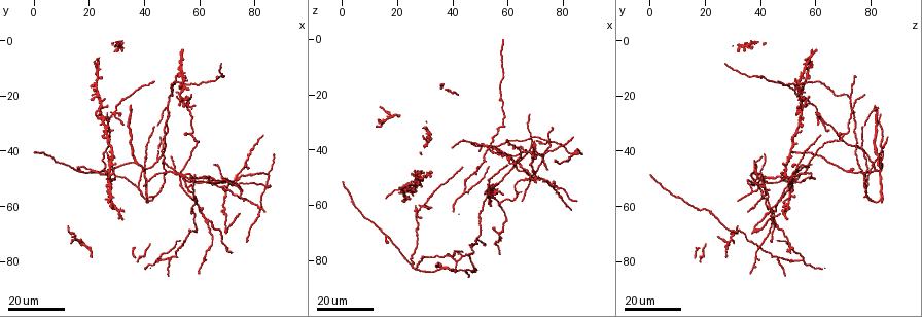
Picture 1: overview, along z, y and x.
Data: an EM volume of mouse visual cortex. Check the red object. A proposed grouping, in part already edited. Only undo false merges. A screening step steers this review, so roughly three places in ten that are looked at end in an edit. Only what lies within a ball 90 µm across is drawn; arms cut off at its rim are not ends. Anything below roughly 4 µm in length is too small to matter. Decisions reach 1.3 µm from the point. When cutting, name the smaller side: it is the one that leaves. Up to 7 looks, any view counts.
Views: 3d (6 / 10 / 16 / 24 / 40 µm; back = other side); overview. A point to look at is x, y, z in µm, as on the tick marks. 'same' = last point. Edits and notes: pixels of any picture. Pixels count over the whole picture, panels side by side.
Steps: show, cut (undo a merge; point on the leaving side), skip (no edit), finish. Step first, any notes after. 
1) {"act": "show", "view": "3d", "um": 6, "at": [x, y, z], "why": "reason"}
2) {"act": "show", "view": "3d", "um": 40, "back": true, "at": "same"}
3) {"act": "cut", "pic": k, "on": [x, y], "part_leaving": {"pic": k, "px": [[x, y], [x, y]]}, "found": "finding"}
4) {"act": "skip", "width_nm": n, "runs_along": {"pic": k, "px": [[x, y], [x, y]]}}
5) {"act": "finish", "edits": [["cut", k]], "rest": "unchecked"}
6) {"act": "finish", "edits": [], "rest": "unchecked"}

{"act": "show", "view": "3d", "um": 24, "at": [28, 59, 50], "why": "arms part here"}

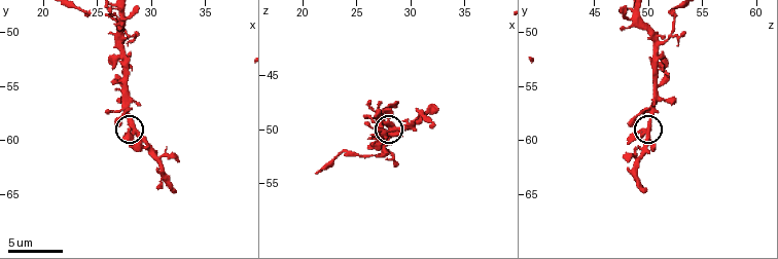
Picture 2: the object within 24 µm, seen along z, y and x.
{"act": "show", "view": "3d", "um": 10, "at": [28.6, 59.2, 49.6]}

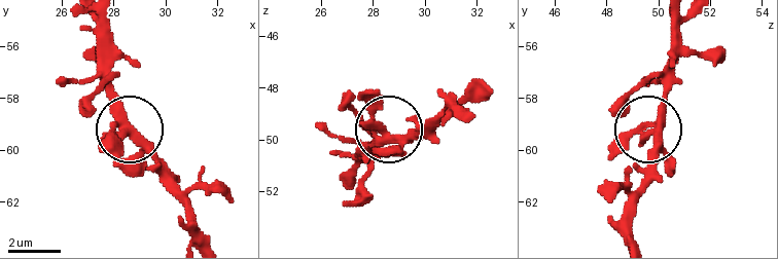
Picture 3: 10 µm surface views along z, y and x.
{"act": "skip", "arms": 3, "runs_along": {"pic": 3, "px": [[669, 17], [669, 84], [653, 131], [657, 175]]}, "found": "one cell here"}

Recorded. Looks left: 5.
{"act": "show", "view": "3d", "um": 24, "at": [50, 79, 46]}

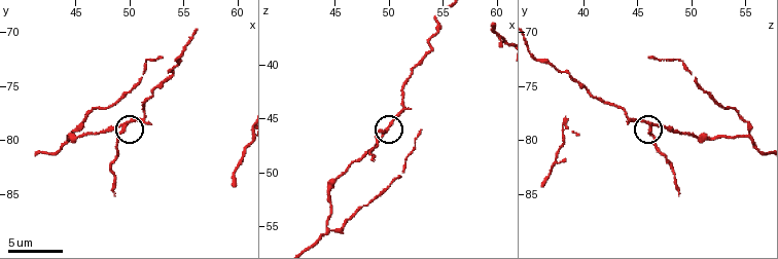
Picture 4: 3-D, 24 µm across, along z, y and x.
{"act": "show", "view": "3d", "um": 6, "at": [49.4, 79.0, 46.4], "why": "closer look"}

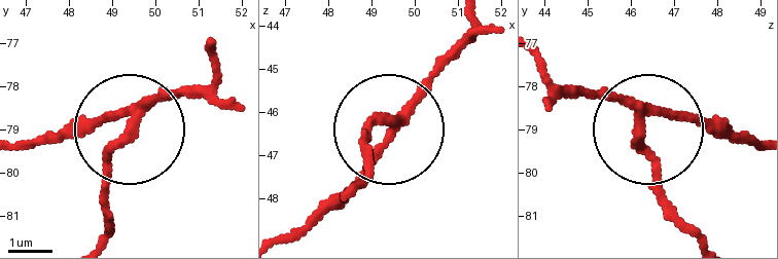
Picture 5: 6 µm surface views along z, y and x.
{"act": "cut", "pic": 5, "on": [105, 163], "arms": 3, "found": "two cells meet here"}

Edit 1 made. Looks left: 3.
{"act": "show", "view": "3d", "um": 24, "at": [37, 53, 79], "why": "two arms in line, one across"}

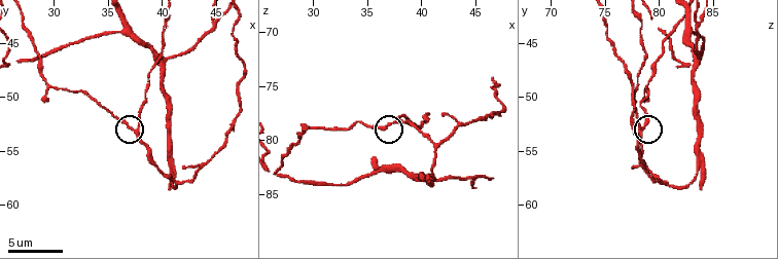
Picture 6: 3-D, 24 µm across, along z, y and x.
{"act": "show", "view": "3d", "um": 6, "at": [37.6, 52.8, 78.2]}

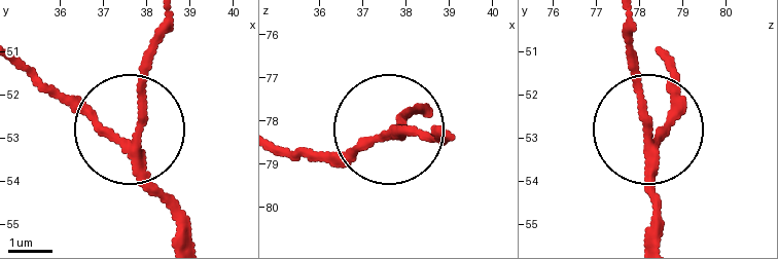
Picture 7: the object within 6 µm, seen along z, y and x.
{"act": "skip", "arms": 3, "runs_along": {"pic": 7, "px": [[189, 231], [138, 143], [86, 120], [24, 59]]}, "found": "all the same cell"}

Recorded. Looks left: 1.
{"act": "finish", "edits": [["cut", 5]], "rest": "unchecked"}

